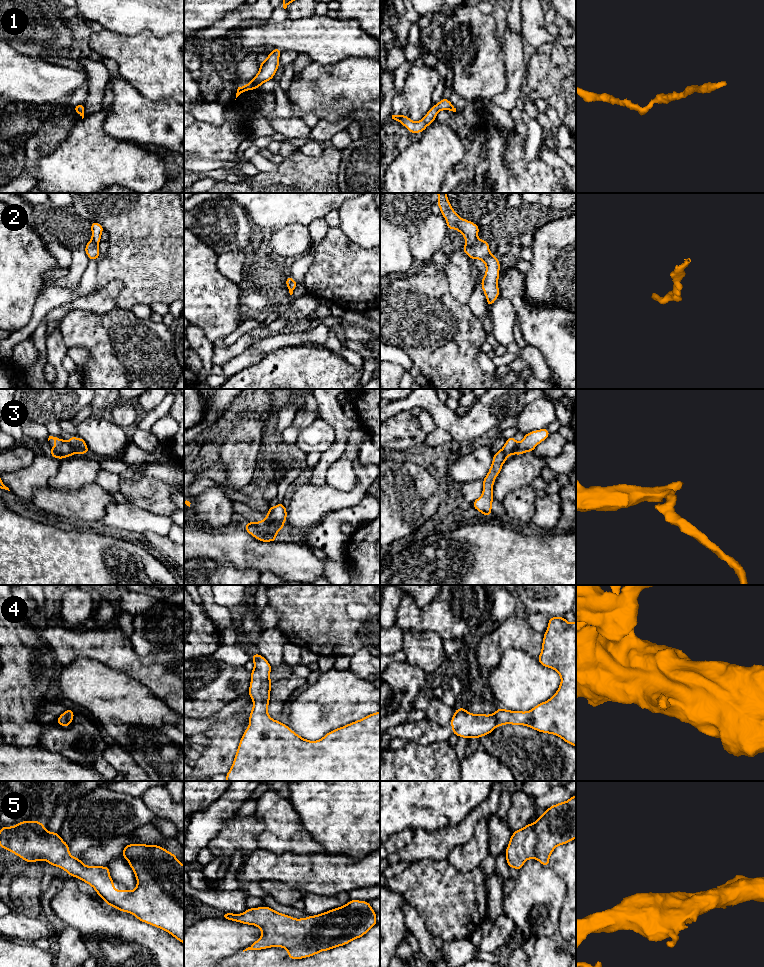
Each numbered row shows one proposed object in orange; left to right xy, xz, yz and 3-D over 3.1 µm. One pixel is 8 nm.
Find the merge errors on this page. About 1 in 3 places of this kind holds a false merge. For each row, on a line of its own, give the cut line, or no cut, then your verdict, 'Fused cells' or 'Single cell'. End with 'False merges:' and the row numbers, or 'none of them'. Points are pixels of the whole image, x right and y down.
1: No split. Single cell
2: No split. Single cell
3: Split along xz (266, 516), (271, 523), (282, 527). Fused cells
4: No split. Single cell
5: No split. Single cell
False merges: 3

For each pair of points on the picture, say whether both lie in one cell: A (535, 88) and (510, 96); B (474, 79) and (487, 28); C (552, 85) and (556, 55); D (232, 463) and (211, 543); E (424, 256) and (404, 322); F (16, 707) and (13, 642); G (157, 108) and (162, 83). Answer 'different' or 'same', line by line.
A: different
B: same
C: different
D: different
E: different
F: same
G: different

